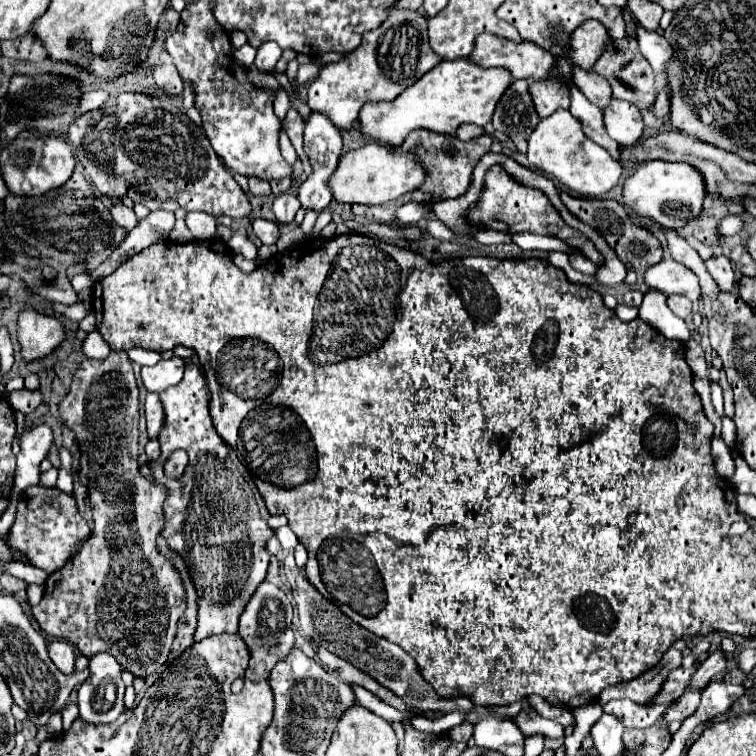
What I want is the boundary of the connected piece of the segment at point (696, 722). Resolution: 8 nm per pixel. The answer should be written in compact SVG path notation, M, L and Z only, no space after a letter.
M710 681L708 687L702 691L702 701L696 713L682 722L682 731L692 731L702 723L706 723L708 719L724 713L732 705L732 701L740 697L744 691L746 689L742 685L726 685L720 681Z

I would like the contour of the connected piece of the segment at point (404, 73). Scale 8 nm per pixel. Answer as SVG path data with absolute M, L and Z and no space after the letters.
M394 13L378 29L364 33L358 49L346 53L338 63L328 63L320 69L320 75L308 87L308 105L314 111L322 111L338 129L352 129L358 123L358 111L366 101L392 101L408 85L418 81L426 71L444 61L436 55L428 43L428 19L422 13Z

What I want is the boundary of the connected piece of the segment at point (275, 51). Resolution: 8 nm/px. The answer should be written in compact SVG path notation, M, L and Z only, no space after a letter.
M266 41L264 45L260 45L260 47L256 49L256 61L254 61L254 65L256 65L260 71L268 73L268 71L274 69L276 61L280 59L280 55L282 55L282 49L280 49L274 41Z

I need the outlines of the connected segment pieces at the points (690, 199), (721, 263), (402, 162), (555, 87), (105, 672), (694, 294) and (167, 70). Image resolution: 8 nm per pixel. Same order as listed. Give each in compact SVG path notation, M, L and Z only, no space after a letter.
M646 161L624 183L624 203L638 215L650 217L670 229L680 229L684 221L700 215L704 199L704 177L700 177L696 167L684 165L682 161Z
M726 255L708 259L706 267L708 267L708 273L712 275L712 279L716 281L716 285L720 285L720 291L736 293L734 291L736 289L736 275L734 275L732 263L730 263L730 259Z
M368 143L368 145L364 145L364 147L356 149L356 151L350 151L350 153L340 157L336 173L332 173L332 177L328 181L328 187L332 189L332 197L338 203L348 203L348 205L354 205L354 203L380 205L380 203L388 203L392 199L398 199L400 195L404 195L408 191L414 191L416 187L422 185L422 181L424 181L424 169L412 159L412 155L396 155L394 147L384 147L384 145L378 145L378 143Z
M534 81L530 85L530 95L540 117L550 117L556 109L568 109L570 97L568 89L560 81Z
M96 653L88 663L90 675L78 689L78 707L80 717L88 723L112 723L120 717L124 711L124 683L120 679L122 665L116 661L116 657L110 657L110 653Z
M662 259L652 269L648 269L644 275L644 283L666 295L680 293L692 301L700 299L698 277L682 263L676 263L674 259Z
M172 63L156 67L154 69L154 81L168 95L180 95L184 89L184 83L182 83L176 67L172 67Z

